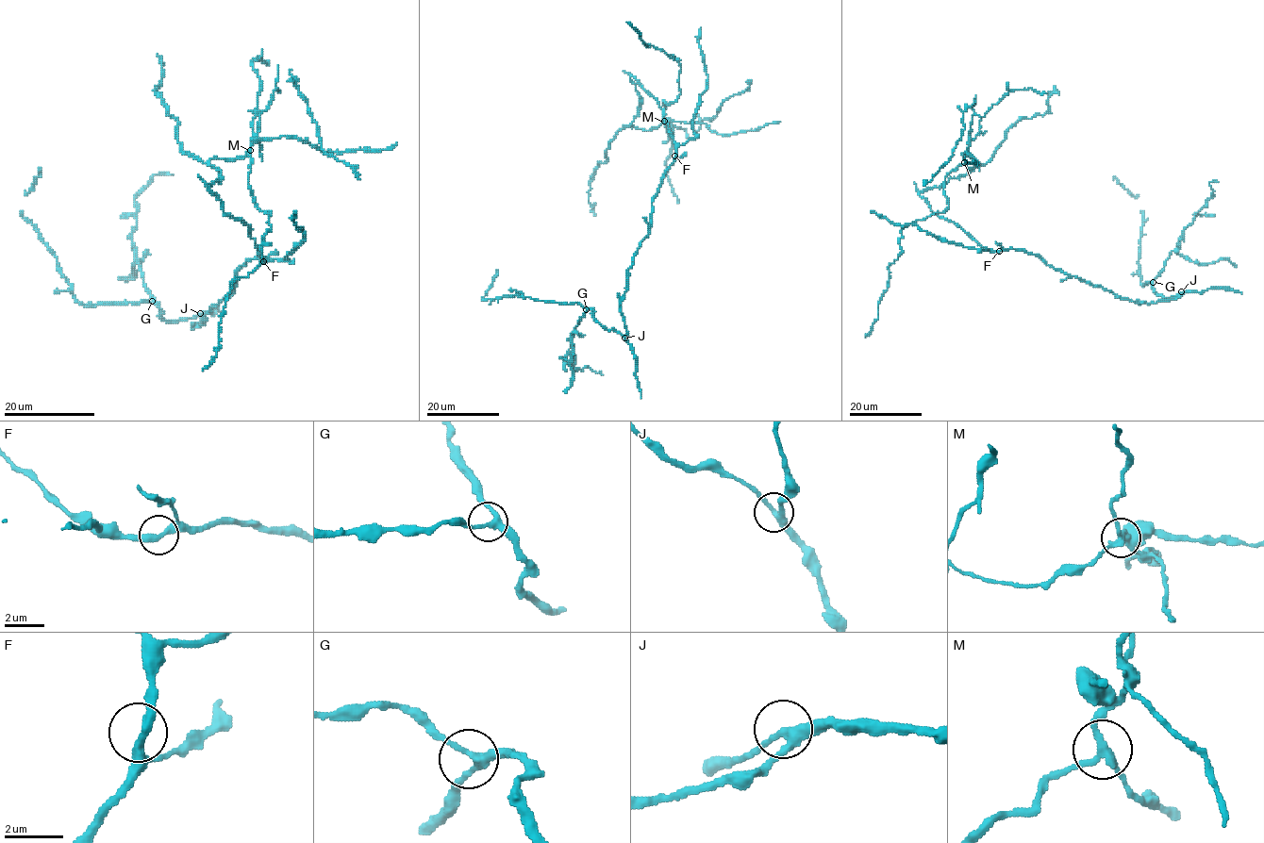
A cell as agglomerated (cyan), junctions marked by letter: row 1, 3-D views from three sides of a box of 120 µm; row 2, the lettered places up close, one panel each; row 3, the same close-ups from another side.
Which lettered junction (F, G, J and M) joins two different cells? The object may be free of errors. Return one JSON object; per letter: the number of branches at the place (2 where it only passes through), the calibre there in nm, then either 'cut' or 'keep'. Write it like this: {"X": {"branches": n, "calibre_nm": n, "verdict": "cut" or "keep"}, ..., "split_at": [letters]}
{"F": {"branches": 3, "calibre_nm": 260, "verdict": "keep"}, "G": {"branches": 3, "calibre_nm": 280, "verdict": "keep"}, "J": {"branches": 3, "calibre_nm": 280, "verdict": "keep"}, "M": {"branches": 3, "calibre_nm": 240, "verdict": "cut"}, "split_at": ["M"]}

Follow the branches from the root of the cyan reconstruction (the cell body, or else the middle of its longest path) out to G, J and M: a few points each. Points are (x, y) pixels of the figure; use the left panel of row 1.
G: (265, 261), (239, 270), (234, 291), (200, 326), (200, 314), (165, 321), (152, 301)
J: (265, 261), (252, 259), (241, 266), (234, 291), (194, 326), (203, 320), (200, 313)
M: (265, 261), (249, 226), (228, 216), (207, 188), (220, 178), (211, 158), (243, 158), (250, 150)

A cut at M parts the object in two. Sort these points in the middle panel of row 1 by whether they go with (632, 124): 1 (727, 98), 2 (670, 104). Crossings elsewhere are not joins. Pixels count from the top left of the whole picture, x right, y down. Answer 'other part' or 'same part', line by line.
1: other part
2: other part

